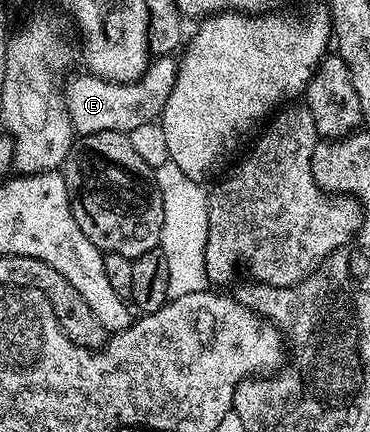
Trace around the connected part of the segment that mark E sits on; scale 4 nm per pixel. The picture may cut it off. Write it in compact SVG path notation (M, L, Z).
M163 55L150 62L148 71L134 83L108 83L97 75L80 73L63 87L63 102L69 111L74 132L78 136L104 131L131 132L139 125L154 122L160 116L167 97L175 85L178 60L173 55Z

